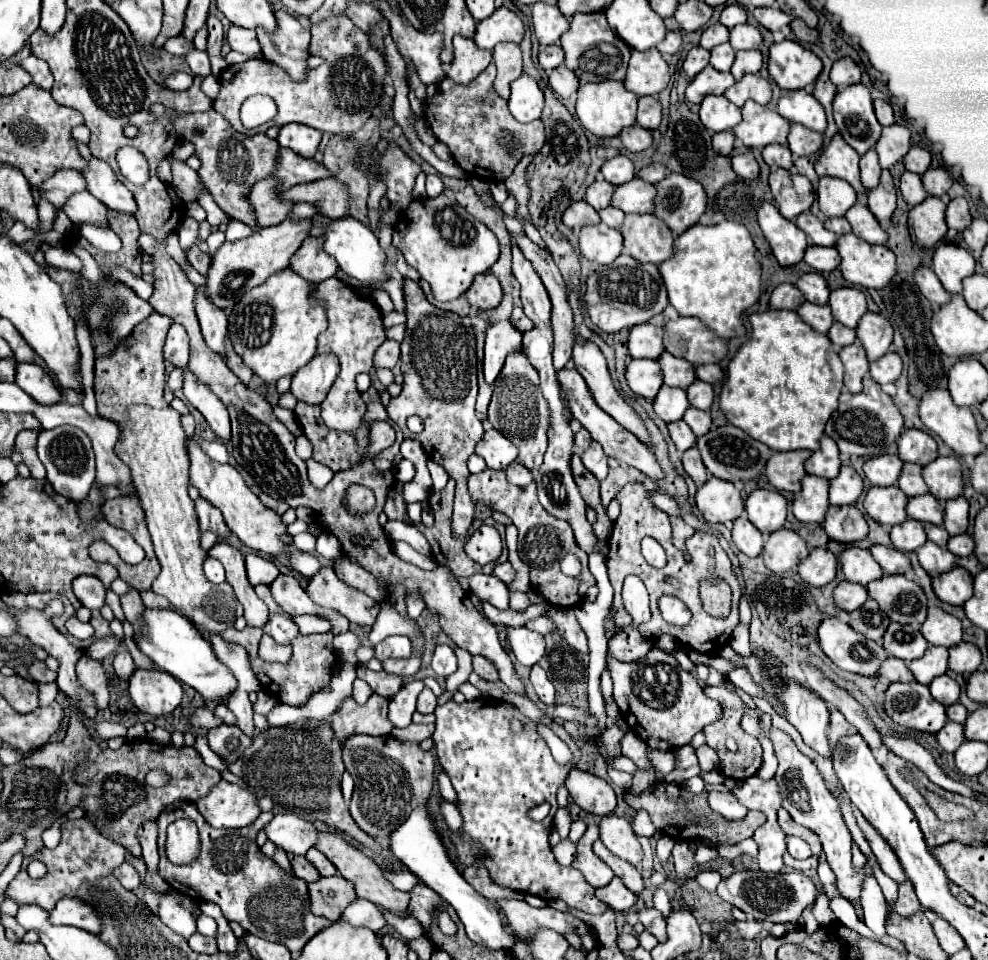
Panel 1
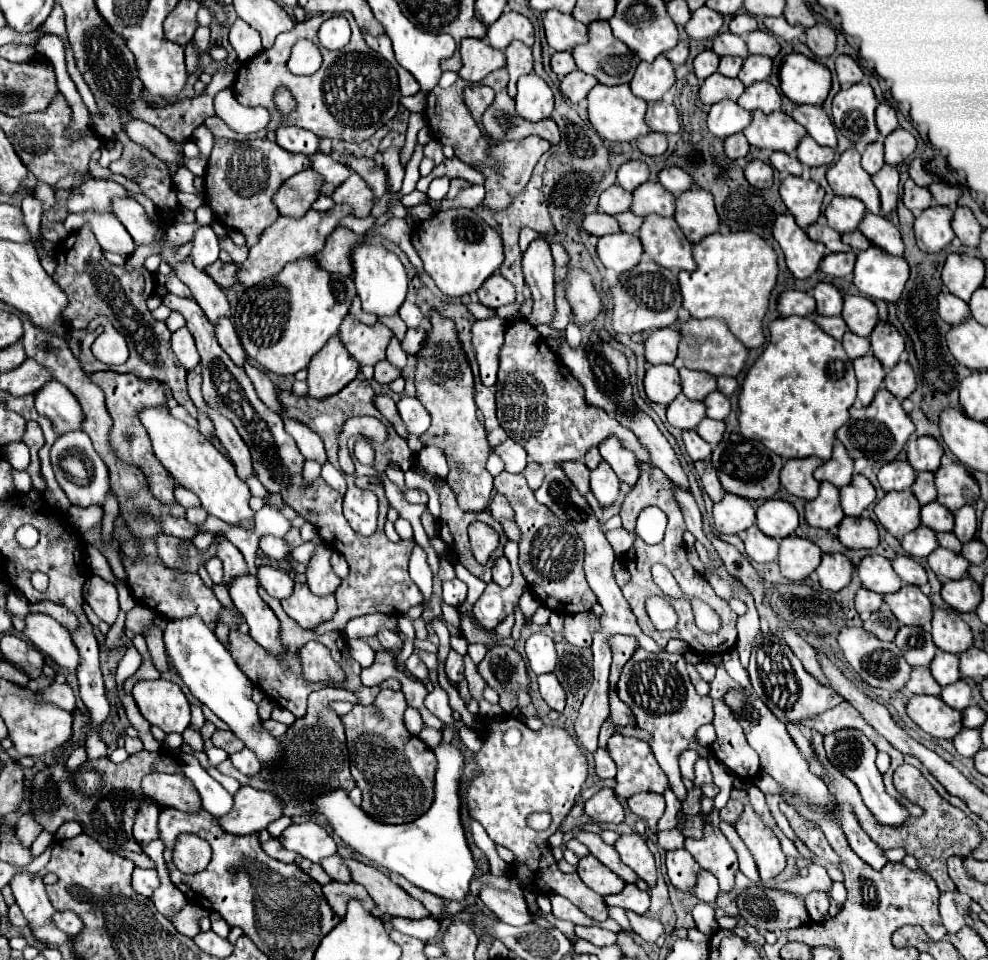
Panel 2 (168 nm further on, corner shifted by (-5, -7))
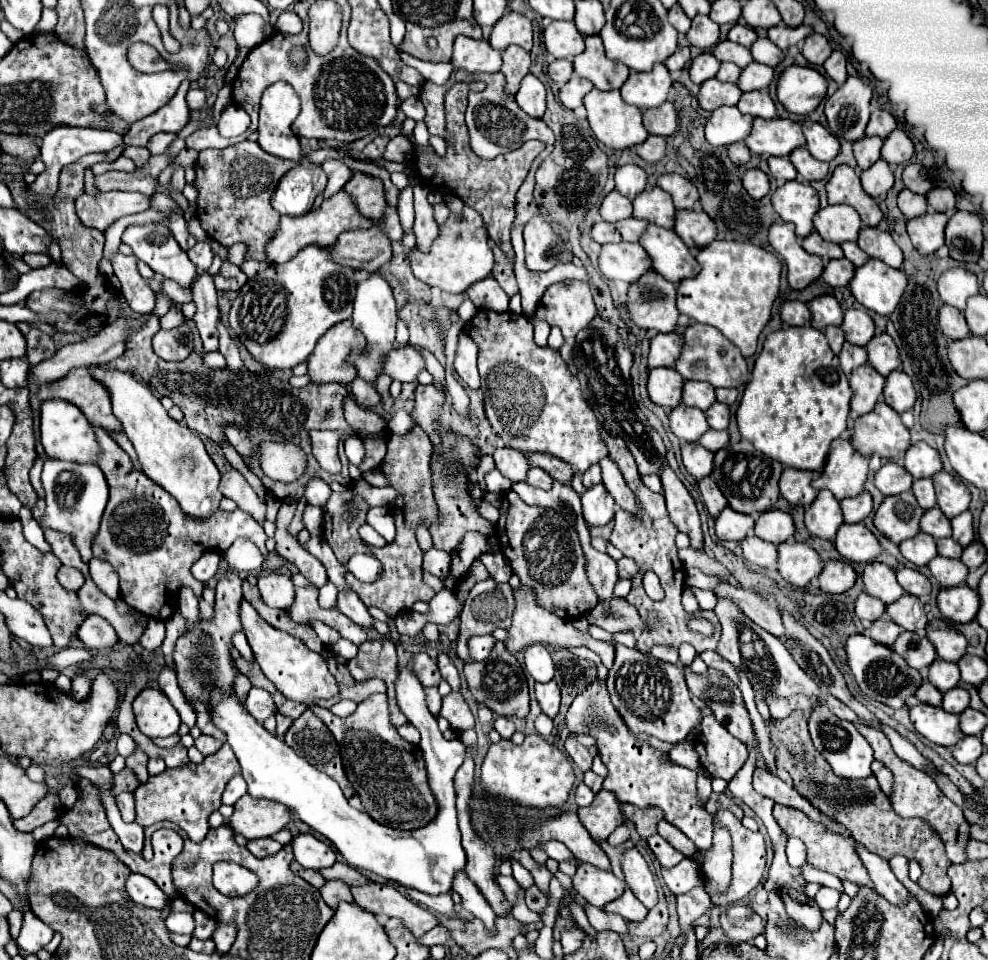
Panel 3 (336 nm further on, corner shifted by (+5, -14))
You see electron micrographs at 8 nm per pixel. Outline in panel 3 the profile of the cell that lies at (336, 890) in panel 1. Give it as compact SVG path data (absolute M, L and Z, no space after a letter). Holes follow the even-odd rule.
M329 880L329 882L325 882L325 886L323 886L319 892L321 892L321 896L323 896L325 904L327 904L329 908L333 908L333 910L337 908L339 900L353 902L353 896L351 896L349 886L347 886L347 884L343 884L341 880Z

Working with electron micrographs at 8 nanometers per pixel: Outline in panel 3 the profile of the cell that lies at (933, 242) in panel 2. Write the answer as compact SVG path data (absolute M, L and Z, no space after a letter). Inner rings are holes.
M927 212L919 218L913 218L907 222L909 238L915 246L915 250L923 256L937 252L945 244L945 230L947 216L941 212Z

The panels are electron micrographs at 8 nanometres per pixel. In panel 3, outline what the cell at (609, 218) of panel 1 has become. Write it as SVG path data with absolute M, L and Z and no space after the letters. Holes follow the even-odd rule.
M625 218L625 220L619 220L615 222L615 228L619 230L621 238L627 240L627 242L637 242L641 232L645 230L649 222L647 220L637 220L637 218Z

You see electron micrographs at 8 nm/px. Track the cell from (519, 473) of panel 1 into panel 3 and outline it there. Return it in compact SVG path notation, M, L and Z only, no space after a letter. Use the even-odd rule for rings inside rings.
M531 468L527 472L527 478L525 482L533 488L543 488L543 490L549 490L549 486L553 484L553 478L549 478L549 474L545 474L543 470L537 470L537 468Z

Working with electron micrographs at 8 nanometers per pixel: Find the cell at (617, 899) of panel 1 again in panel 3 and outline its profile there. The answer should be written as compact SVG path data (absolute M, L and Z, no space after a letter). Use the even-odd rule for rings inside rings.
M627 888L615 902L609 902L605 908L603 908L605 912L613 912L613 914L619 914L619 916L623 916L625 920L635 920L635 922L639 922L639 920L643 920L645 916L647 916L647 908L633 896L633 892Z

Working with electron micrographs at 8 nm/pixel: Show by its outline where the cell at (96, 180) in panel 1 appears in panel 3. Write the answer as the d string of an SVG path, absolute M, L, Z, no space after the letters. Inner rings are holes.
M145 224L145 226L127 226L125 232L123 232L123 242L127 246L131 246L133 254L145 262L153 272L169 278L169 280L175 280L181 288L185 290L191 290L193 282L197 280L197 268L195 264L189 260L187 252L175 242L175 238L171 236L169 228L167 226L161 226L161 224Z

